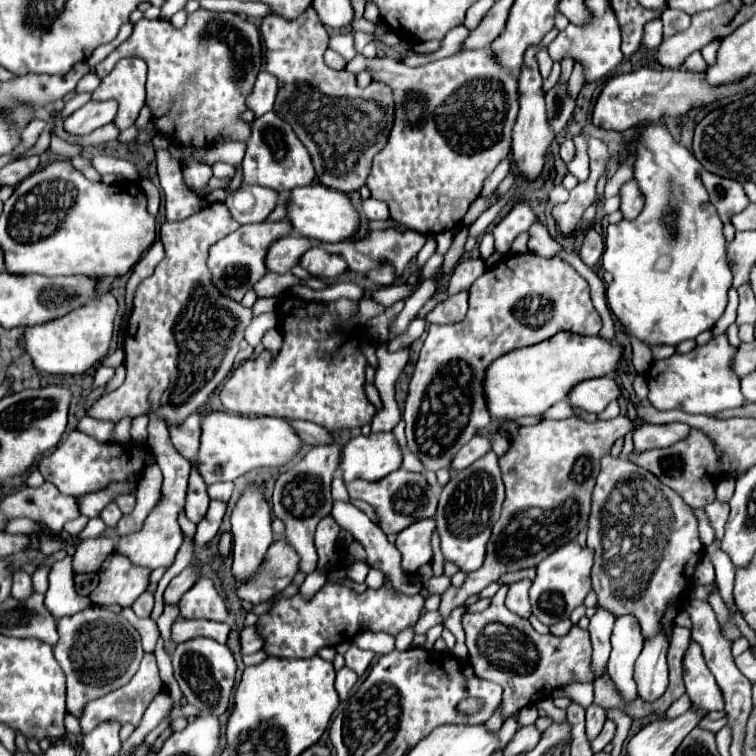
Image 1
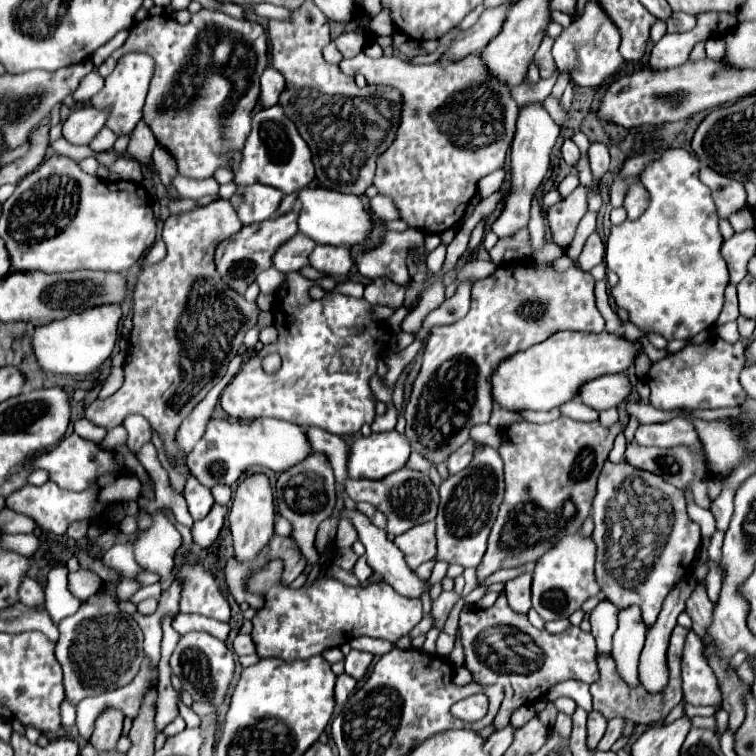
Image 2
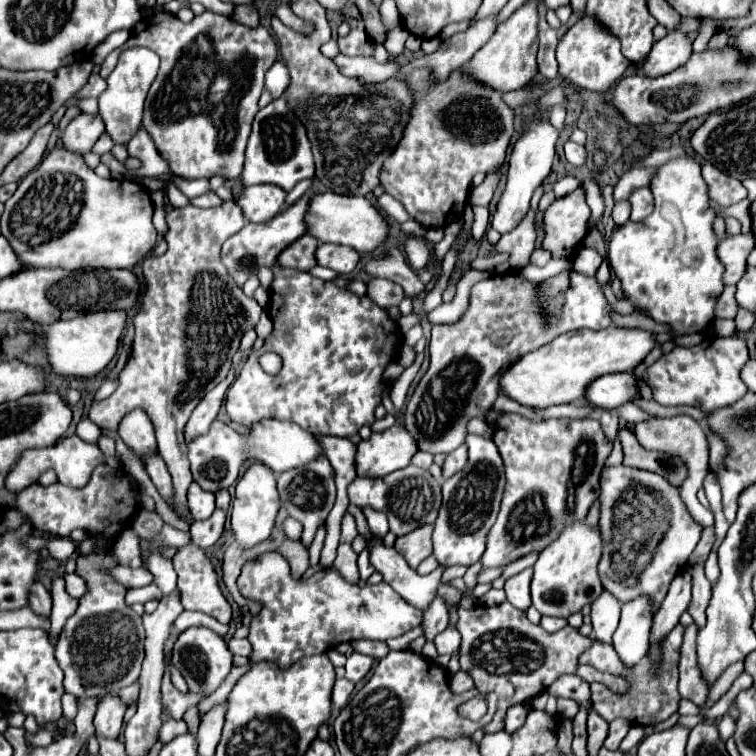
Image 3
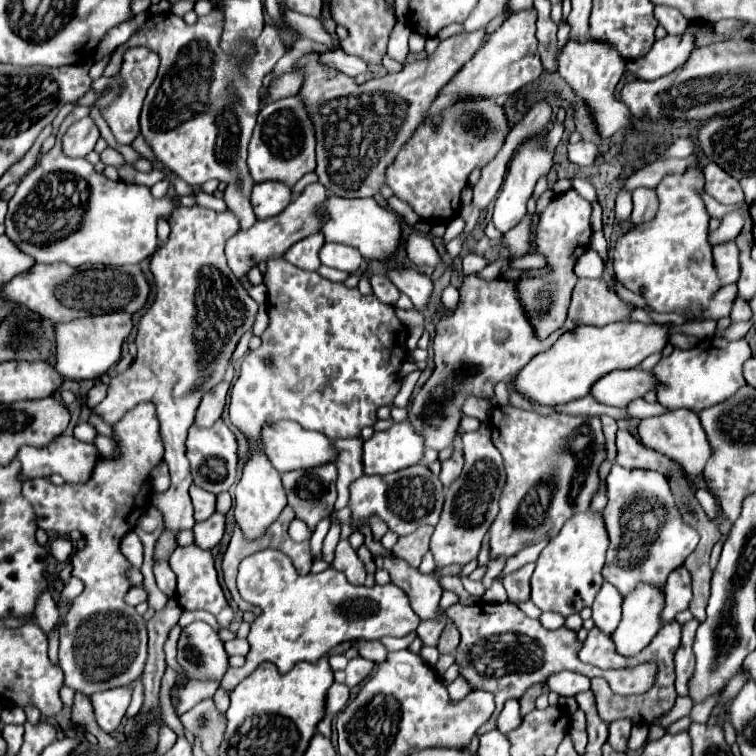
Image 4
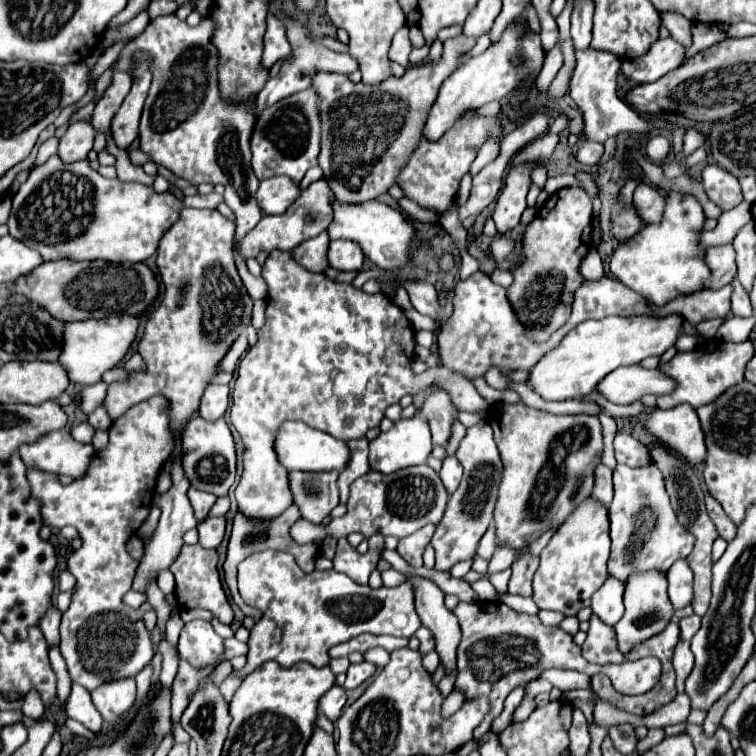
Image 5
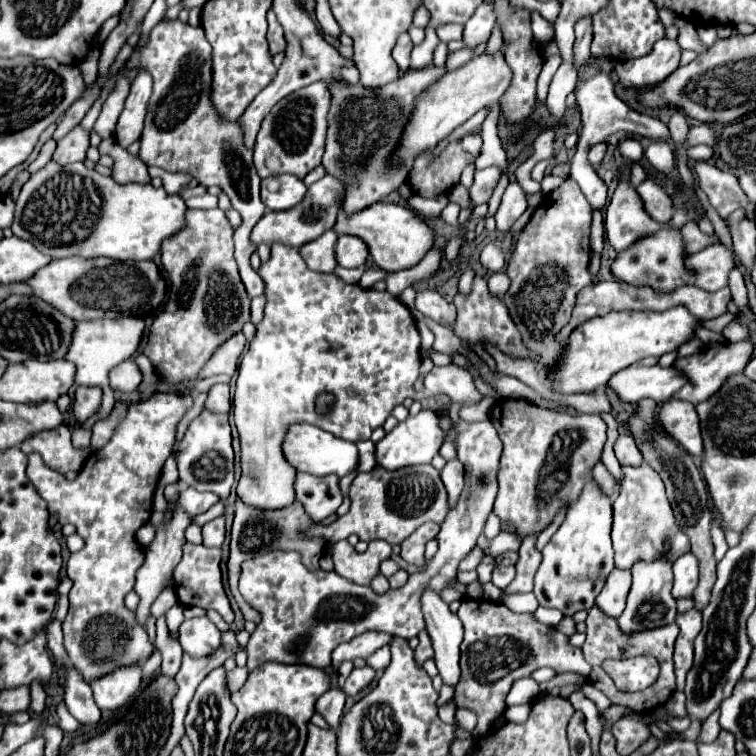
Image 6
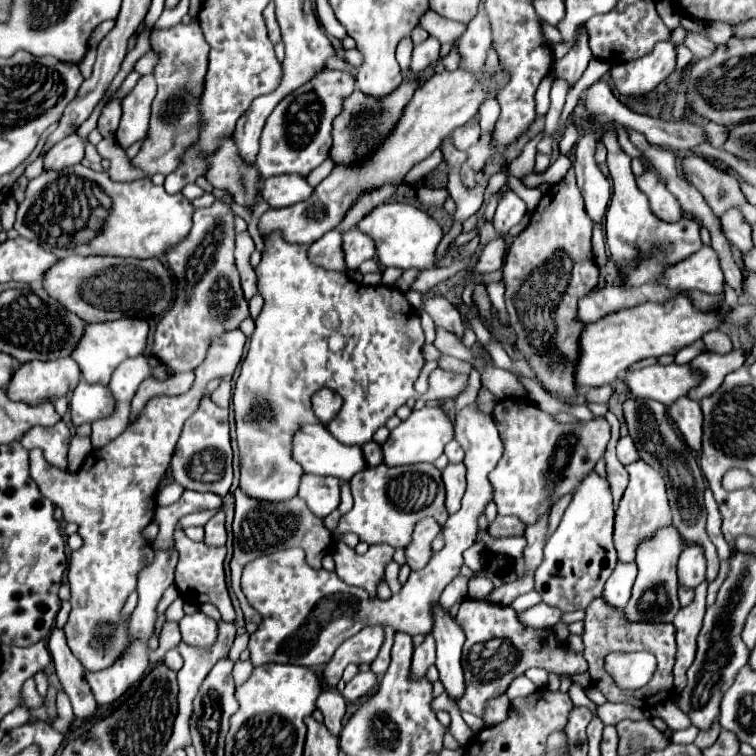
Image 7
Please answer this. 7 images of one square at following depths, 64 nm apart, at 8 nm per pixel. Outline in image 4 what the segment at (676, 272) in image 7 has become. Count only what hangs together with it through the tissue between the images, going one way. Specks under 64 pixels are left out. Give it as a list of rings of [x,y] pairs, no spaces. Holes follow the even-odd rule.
[[[724,242],[724,244],[716,244],[714,250],[714,264],[718,268],[718,276],[720,276],[720,284],[736,284],[738,276],[740,276],[740,248],[736,248],[736,242]]]

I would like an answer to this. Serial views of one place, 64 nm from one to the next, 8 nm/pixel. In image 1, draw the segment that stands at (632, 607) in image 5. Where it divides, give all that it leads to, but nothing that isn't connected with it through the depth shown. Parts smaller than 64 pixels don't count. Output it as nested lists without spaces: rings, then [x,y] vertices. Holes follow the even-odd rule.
[[[634,616],[616,618],[612,632],[612,654],[606,672],[626,704],[630,704],[636,698],[636,682],[632,674],[634,662],[642,652],[642,644],[644,640],[640,634],[638,620]]]

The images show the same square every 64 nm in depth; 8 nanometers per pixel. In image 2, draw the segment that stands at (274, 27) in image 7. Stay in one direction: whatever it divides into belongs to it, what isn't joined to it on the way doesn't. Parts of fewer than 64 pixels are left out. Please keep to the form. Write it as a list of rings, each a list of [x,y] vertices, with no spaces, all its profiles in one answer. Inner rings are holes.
[[[208,8],[192,14],[188,24],[174,22],[170,14],[148,16],[146,20],[136,22],[130,28],[128,40],[118,50],[114,50],[114,54],[106,62],[100,64],[100,76],[106,78],[114,70],[118,58],[128,52],[148,52],[156,62],[144,106],[144,120],[154,132],[158,144],[168,148],[168,152],[172,152],[172,156],[176,158],[178,172],[186,178],[204,180],[210,178],[216,168],[228,166],[228,162],[220,158],[220,154],[228,150],[242,150],[250,132],[250,112],[256,106],[260,92],[258,80],[268,66],[268,40],[264,28],[256,22],[238,20],[220,10]]]

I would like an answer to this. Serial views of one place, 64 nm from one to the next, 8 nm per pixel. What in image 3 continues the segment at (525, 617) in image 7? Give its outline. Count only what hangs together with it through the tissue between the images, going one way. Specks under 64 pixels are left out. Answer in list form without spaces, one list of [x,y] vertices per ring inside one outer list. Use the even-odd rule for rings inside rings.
[[[542,616],[542,622],[540,626],[548,632],[558,632],[560,628],[564,628],[568,622],[564,618],[550,618],[550,616]]]

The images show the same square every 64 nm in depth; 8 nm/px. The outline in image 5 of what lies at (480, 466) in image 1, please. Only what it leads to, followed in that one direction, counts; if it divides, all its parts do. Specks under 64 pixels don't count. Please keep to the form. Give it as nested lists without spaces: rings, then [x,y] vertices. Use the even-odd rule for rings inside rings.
[[[484,420],[466,430],[466,436],[462,438],[456,456],[464,466],[464,476],[460,480],[458,490],[450,494],[444,518],[436,526],[436,532],[430,542],[436,550],[436,570],[444,570],[444,572],[448,572],[450,566],[454,566],[456,562],[472,560],[476,556],[478,542],[488,530],[488,526],[492,524],[498,484],[502,476],[502,460],[492,438],[492,428]]]

